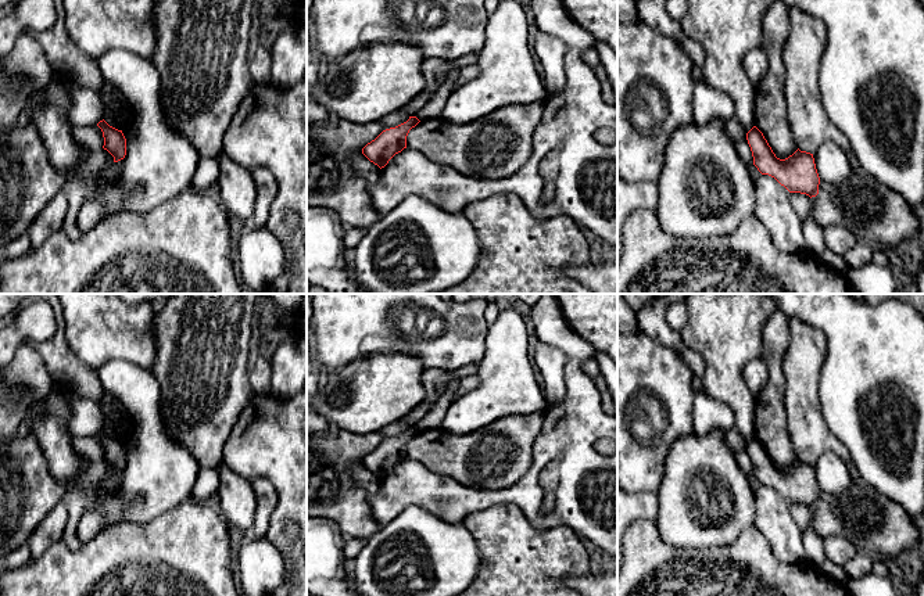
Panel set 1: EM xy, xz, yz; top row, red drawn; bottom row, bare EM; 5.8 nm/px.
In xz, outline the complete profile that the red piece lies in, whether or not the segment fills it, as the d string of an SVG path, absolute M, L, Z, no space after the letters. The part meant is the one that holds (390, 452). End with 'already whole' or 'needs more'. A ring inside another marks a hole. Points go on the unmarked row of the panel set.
M409 427L407 432L383 441L362 459L362 464L380 480L384 478L395 464L407 459L407 446L419 432L416 427Z | already whole

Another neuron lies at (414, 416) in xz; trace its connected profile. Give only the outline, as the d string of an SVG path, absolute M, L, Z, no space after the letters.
M468 365L456 370L445 370L445 373L437 380L436 391L431 399L419 403L413 410L411 410L404 420L409 427L415 427L416 423L437 403L438 398L443 395L447 384L454 378L463 378L476 374L479 365Z

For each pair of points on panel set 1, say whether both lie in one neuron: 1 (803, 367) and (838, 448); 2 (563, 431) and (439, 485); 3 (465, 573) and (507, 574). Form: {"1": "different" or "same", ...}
{"1": "same", "2": "same", "3": "different"}

